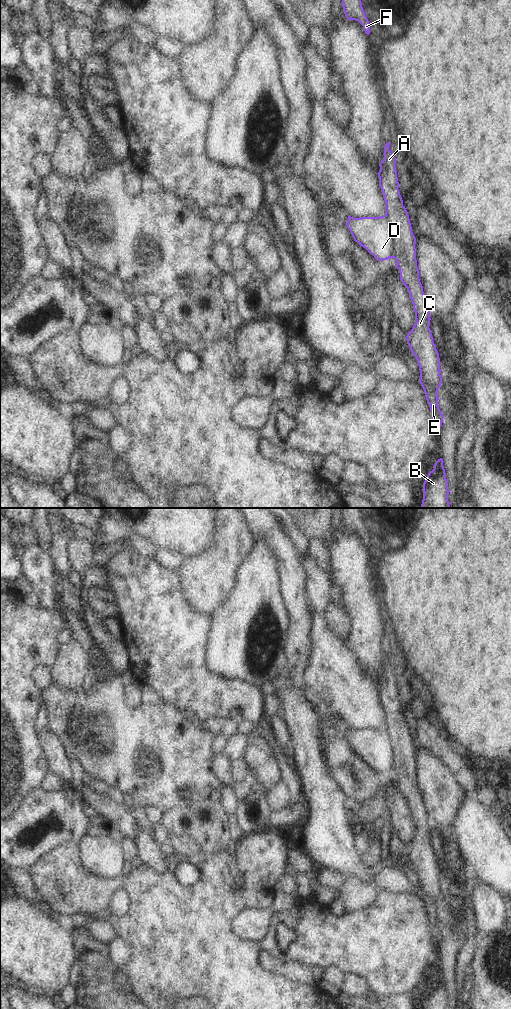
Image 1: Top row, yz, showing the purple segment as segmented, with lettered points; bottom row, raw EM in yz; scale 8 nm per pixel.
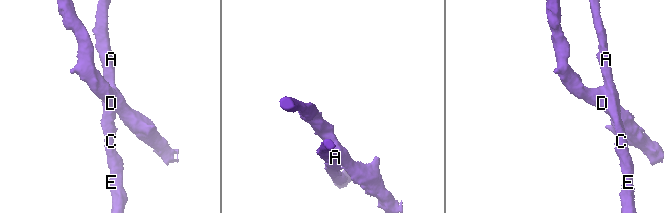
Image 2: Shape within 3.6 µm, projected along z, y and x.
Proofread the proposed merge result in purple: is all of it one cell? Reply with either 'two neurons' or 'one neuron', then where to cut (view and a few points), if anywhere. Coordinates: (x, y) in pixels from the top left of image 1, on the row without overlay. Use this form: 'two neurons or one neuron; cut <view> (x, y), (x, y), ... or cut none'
two neurons; cut yz (384, 727), (388, 732), (392, 747), (393, 769)

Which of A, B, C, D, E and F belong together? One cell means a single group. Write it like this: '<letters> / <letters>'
A B C E F / D

